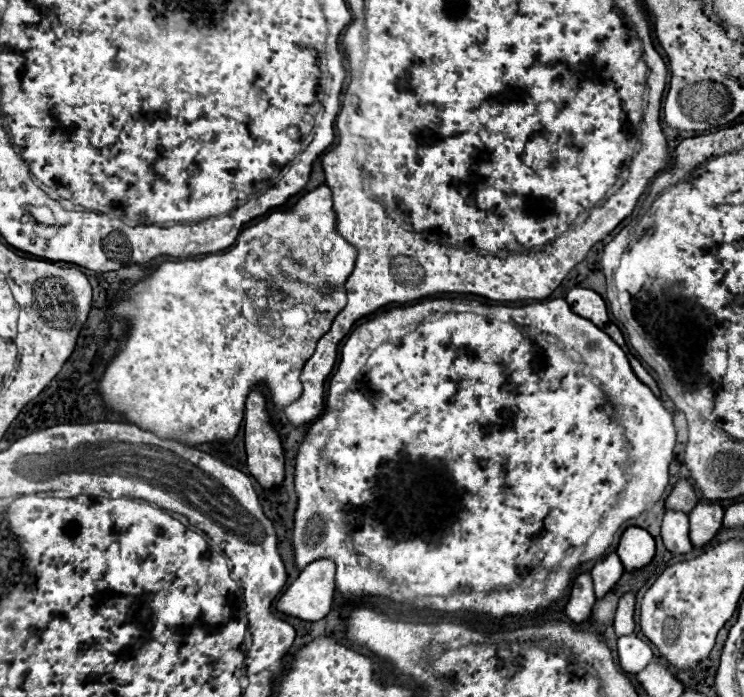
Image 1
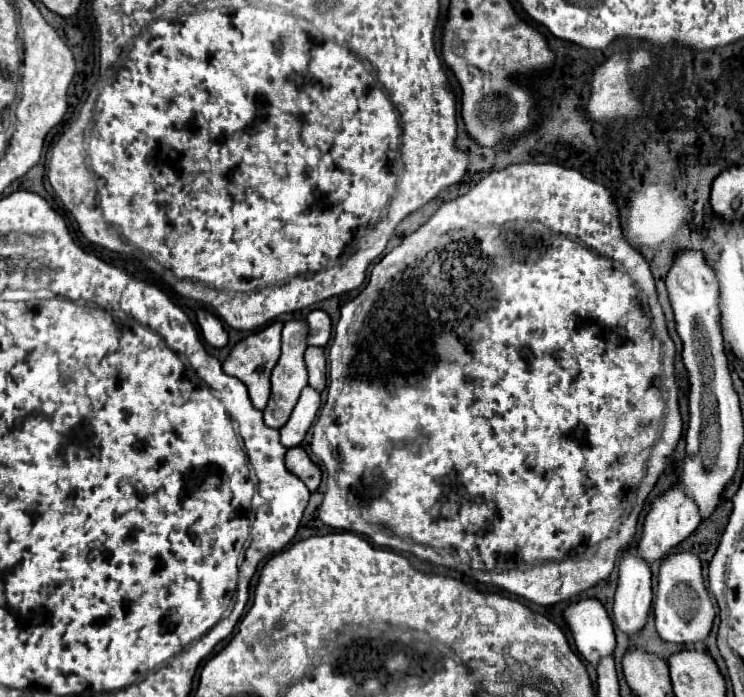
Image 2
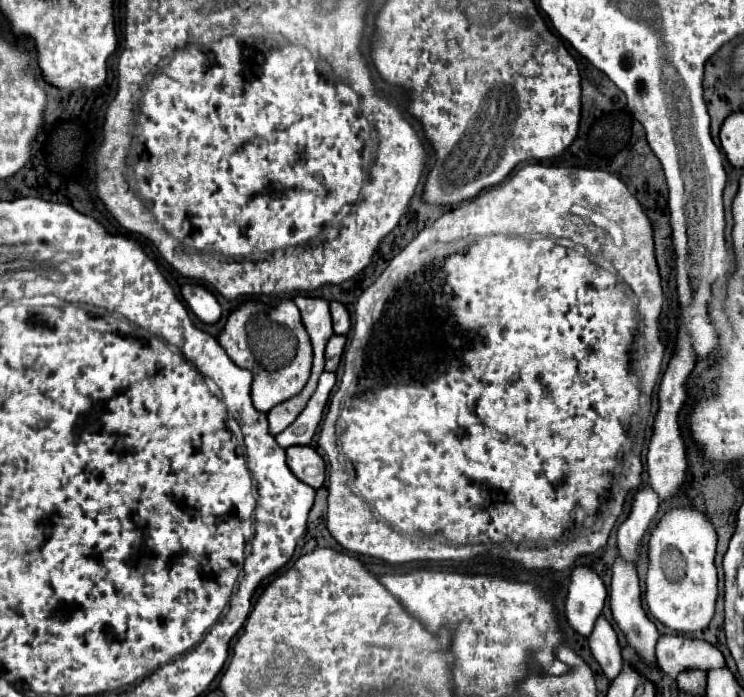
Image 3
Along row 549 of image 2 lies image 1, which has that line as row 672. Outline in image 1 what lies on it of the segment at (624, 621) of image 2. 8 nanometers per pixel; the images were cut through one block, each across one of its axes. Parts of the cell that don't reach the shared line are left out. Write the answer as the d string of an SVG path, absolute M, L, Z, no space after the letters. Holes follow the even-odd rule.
M634 634L618 638L618 656L624 672L638 674L652 660L652 648Z

